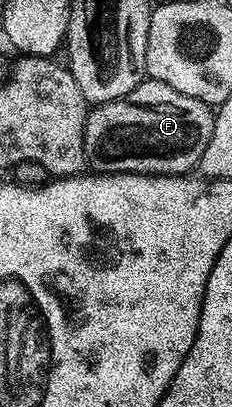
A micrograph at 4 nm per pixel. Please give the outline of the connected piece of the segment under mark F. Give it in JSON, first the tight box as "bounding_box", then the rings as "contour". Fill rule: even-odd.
{"bounding_box":[84,78,216,175],"contour":[[[145,78],[130,94],[89,110],[84,130],[84,157],[87,166],[102,175],[185,175],[195,167],[202,153],[206,153],[215,124],[216,117],[209,104],[186,97],[186,93],[178,93],[178,89],[170,89],[162,81]]]}

